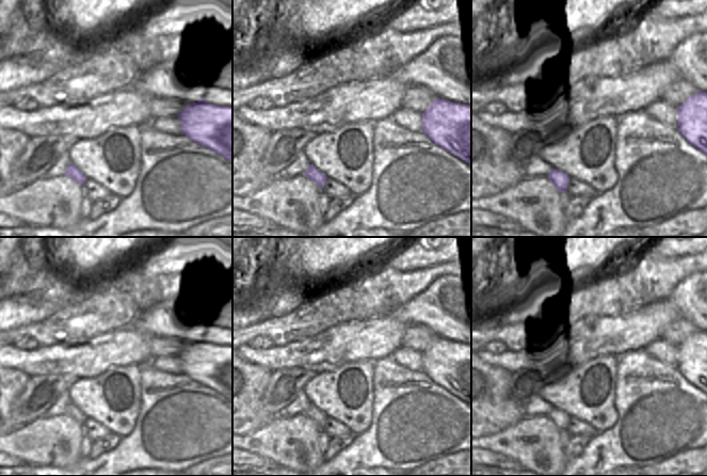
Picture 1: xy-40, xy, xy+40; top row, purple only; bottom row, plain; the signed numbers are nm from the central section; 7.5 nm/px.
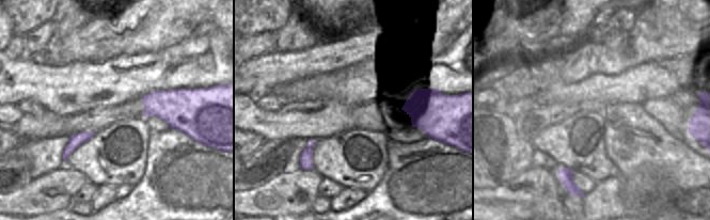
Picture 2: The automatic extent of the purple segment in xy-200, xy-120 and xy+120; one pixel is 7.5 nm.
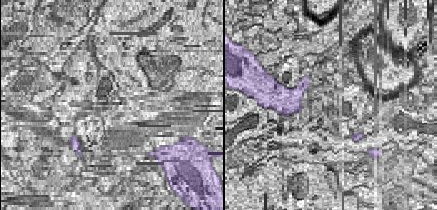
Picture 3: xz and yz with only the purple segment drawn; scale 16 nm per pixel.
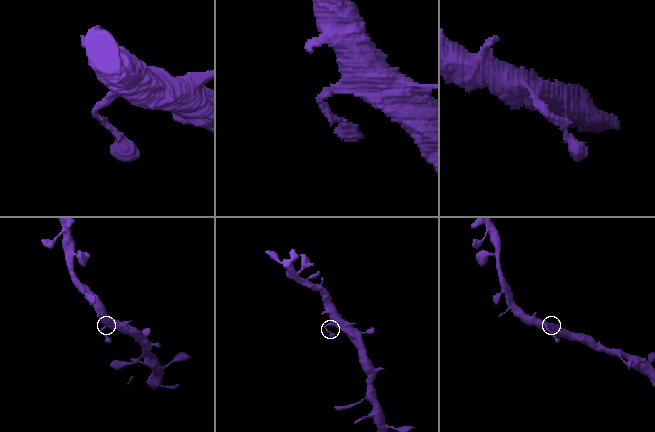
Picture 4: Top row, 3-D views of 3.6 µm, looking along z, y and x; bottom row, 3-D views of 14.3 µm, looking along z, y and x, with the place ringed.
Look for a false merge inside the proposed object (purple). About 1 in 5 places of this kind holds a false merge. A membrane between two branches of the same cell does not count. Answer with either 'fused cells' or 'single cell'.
single cell

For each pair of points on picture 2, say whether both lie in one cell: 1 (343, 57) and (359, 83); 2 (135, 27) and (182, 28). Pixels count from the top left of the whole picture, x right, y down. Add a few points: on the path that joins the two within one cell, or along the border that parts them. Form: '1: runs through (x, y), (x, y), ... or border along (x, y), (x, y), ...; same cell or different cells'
1: border along (373, 59), (366, 59), (331, 71), (328, 74); different cells
2: runs through (146, 27), (170, 27); same cell

